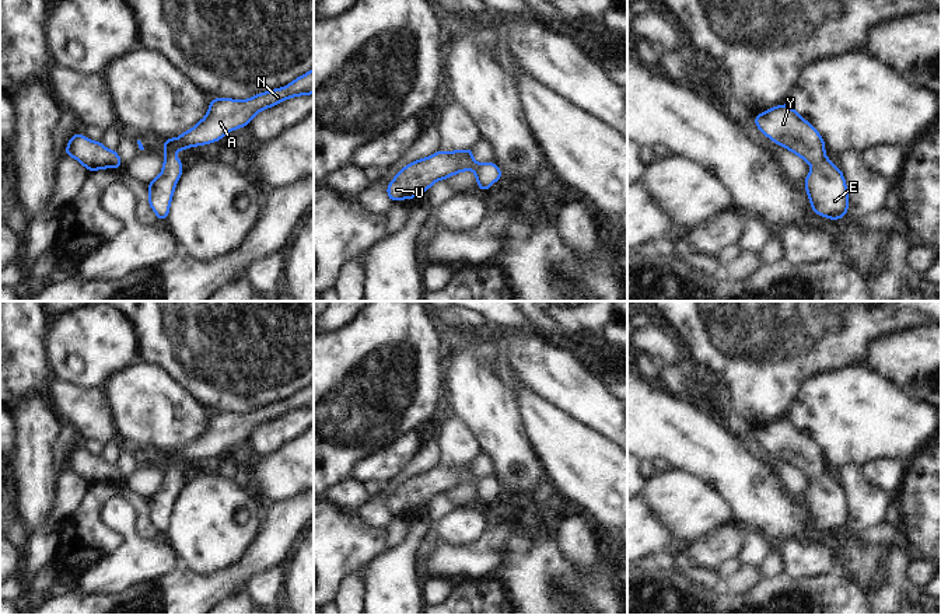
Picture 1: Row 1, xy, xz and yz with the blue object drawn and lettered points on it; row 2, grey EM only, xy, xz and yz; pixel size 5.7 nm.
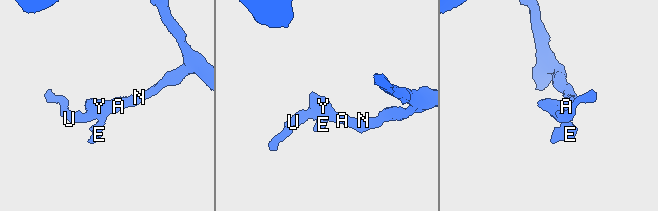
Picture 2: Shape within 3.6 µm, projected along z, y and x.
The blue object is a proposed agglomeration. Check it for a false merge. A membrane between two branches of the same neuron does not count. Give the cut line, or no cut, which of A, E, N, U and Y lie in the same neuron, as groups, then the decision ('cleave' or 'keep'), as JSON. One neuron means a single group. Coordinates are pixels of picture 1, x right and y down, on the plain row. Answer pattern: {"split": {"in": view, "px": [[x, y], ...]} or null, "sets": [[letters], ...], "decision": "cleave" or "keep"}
{"split": null, "sets": [["A", "E", "N", "U", "Y"]], "decision": "keep"}

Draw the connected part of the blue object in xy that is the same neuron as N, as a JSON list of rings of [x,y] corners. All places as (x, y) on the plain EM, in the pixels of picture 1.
[[[314,382],[286,401],[260,406],[245,415],[214,412],[210,415],[207,429],[195,441],[178,452],[162,454],[165,459],[162,486],[147,499],[148,517],[160,535],[168,530],[174,503],[183,486],[181,474],[175,471],[176,464],[221,454],[228,445],[246,440],[258,426],[305,408],[314,408]]]

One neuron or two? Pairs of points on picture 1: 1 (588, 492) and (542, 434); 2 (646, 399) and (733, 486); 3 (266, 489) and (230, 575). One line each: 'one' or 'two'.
1: one
2: one
3: two

